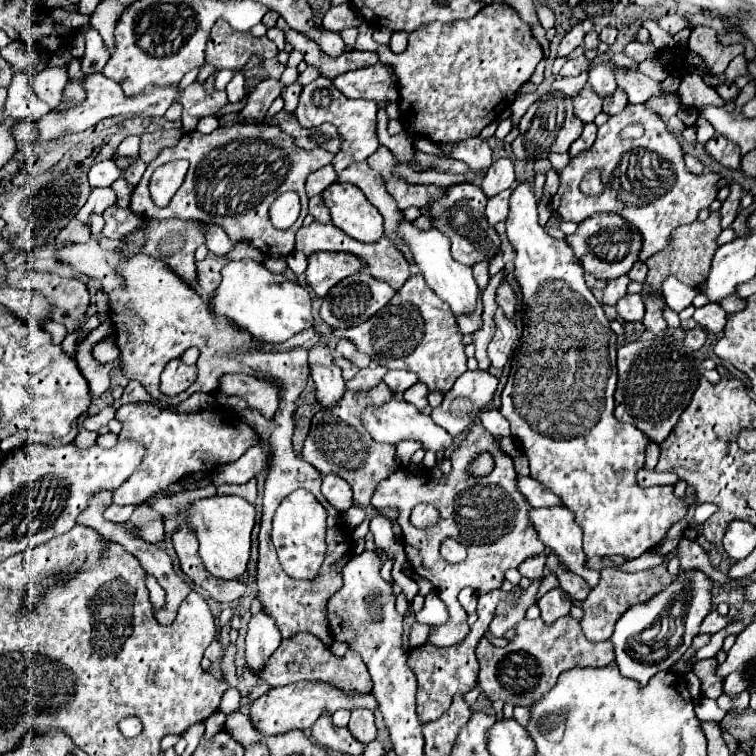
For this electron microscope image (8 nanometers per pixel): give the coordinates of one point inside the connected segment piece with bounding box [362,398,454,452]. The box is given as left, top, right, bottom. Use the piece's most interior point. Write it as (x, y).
(397, 420)

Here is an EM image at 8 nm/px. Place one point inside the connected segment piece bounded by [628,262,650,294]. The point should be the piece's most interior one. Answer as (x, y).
(638, 272)

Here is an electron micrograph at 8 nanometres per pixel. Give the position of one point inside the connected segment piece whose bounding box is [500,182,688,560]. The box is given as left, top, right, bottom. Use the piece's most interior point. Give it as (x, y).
(560, 400)

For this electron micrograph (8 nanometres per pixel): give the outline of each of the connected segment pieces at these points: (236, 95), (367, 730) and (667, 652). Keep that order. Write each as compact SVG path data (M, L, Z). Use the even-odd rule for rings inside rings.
M236 72L234 78L228 82L226 94L228 94L228 100L230 102L238 102L240 98L244 98L246 88L244 88L244 76L242 76L242 72Z
M354 710L352 718L348 722L348 730L356 740L362 744L368 744L376 740L376 724L374 724L374 714L370 710Z
M688 570L684 574L678 574L676 580L668 588L664 588L656 598L632 606L616 622L614 634L610 638L616 654L614 662L620 666L620 672L626 678L646 684L656 672L668 670L674 662L678 662L692 644L692 638L698 634L700 622L712 608L710 590L712 582L704 572Z

